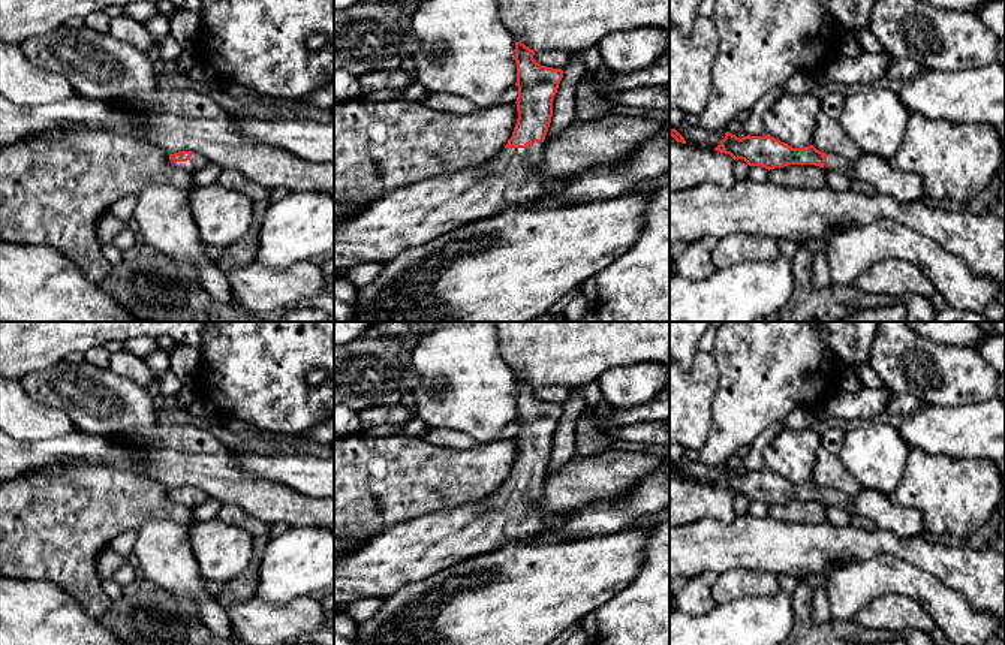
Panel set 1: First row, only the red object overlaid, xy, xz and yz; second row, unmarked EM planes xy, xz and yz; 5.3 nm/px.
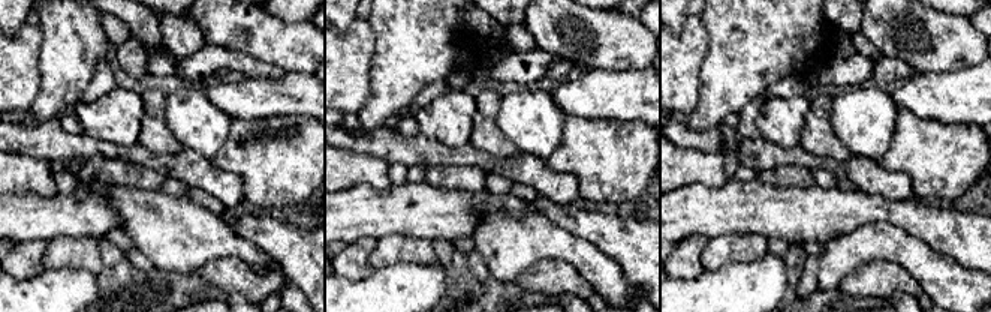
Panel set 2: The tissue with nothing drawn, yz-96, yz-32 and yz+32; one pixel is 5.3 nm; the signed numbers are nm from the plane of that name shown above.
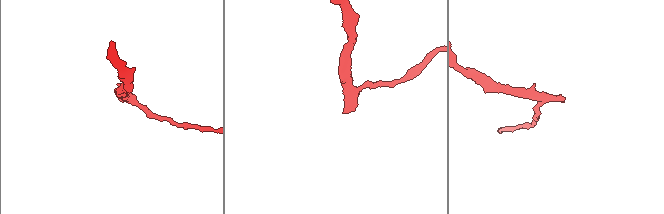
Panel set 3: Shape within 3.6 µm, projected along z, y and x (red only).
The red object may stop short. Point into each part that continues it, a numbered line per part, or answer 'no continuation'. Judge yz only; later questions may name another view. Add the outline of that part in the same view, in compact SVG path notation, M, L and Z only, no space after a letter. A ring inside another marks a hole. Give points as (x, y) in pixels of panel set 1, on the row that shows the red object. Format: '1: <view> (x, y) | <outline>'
1: yz (903, 186) | M861 153L858 159L848 160L827 154L825 171L840 171L852 180L870 184L879 195L888 195L900 202L923 199L923 180L914 172L896 169L888 160Z

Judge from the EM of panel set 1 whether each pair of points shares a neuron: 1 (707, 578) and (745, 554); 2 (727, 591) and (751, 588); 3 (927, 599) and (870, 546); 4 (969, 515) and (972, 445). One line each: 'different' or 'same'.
1: different
2: same
3: different
4: different

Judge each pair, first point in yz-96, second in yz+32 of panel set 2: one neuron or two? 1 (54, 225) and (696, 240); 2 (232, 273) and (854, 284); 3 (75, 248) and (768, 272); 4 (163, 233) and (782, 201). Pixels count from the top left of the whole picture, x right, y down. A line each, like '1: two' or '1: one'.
1: two
2: one
3: two
4: two

